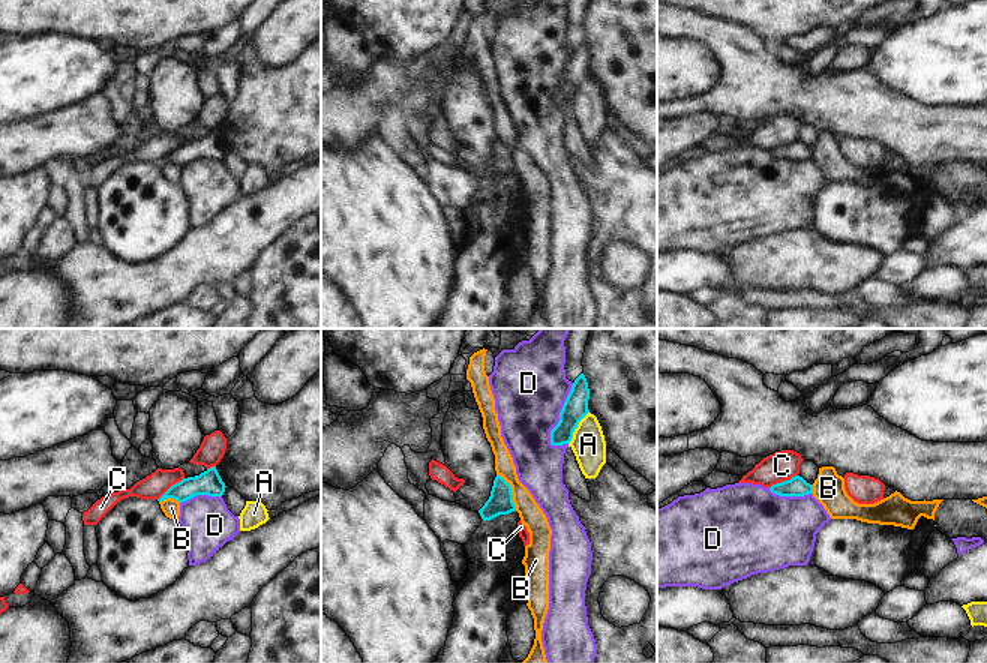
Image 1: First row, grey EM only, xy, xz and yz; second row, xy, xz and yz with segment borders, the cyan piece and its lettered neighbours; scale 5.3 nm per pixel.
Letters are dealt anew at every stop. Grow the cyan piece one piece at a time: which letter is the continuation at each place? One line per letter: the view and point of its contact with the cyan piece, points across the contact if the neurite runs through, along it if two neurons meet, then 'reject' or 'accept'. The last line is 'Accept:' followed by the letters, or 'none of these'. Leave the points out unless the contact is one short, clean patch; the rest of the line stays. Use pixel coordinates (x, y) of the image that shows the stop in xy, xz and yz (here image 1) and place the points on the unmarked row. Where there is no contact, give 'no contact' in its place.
A: xz (576, 90) | reject
B: xz (510, 156) | along xz (497, 137), (510, 150), (516, 174) | reject
C: yz (783, 146) | reject
D: xz (560, 78) | reject
Accept: none of these

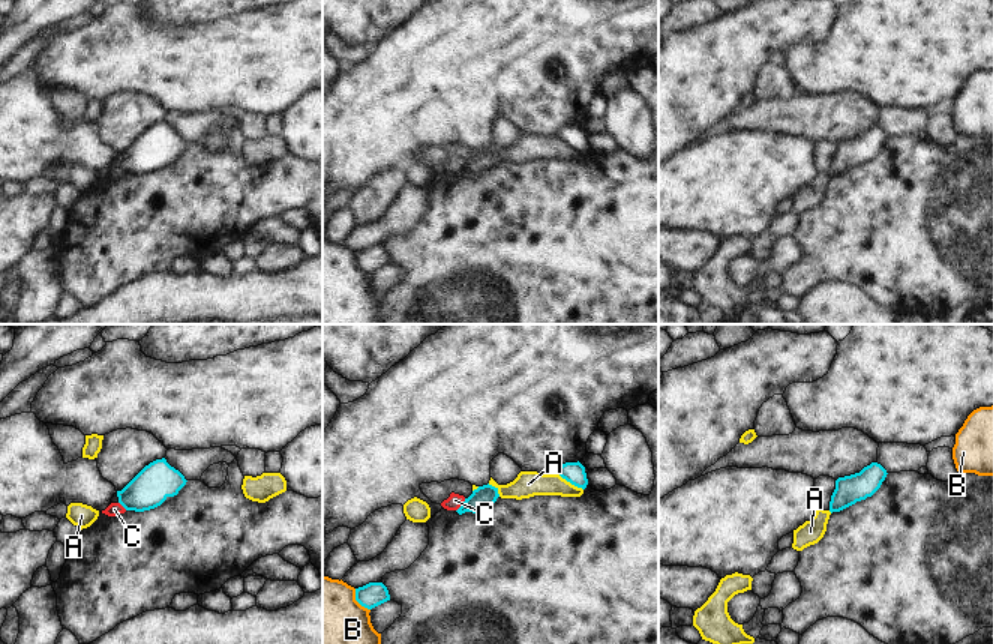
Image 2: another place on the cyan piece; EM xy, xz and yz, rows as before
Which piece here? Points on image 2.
A: xz (570, 146) | reject
B: xz (357, 264) | reject
C: xz (462, 168) | along xz (465, 162), (456, 174) | reject
Accept: none of these

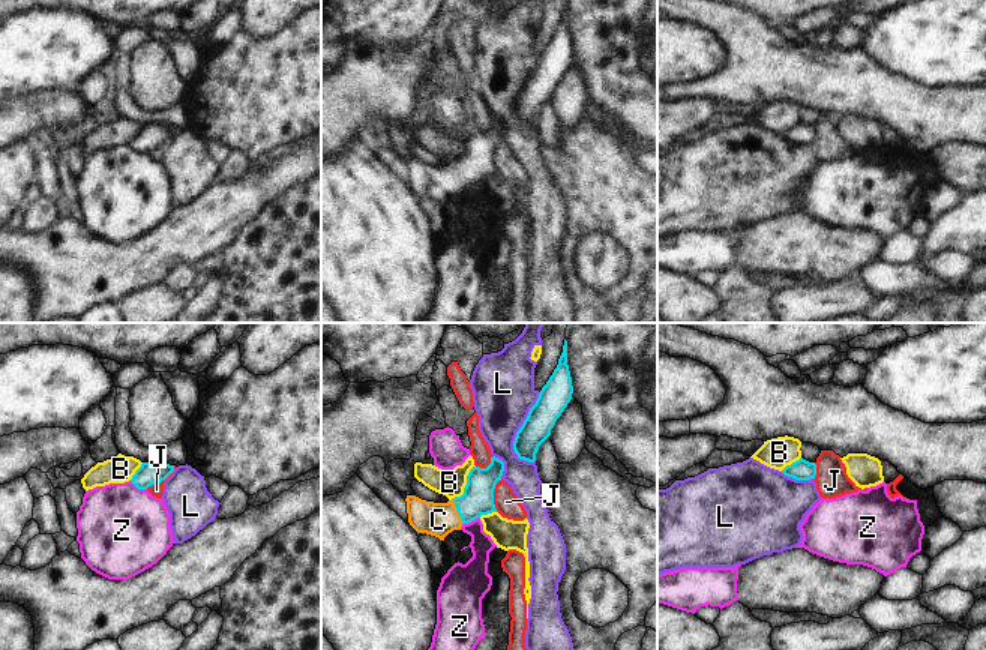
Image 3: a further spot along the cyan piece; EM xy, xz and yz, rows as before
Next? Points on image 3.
B: xz (465, 149) | reject
C: xz (456, 173) | across xz (477, 162), (470, 170), (456, 173), (449, 180), (438, 183) | accept
J: xz (492, 158) | along xz (502, 143), (494, 153), (494, 171), (497, 174) | reject
L: xz (520, 93) | reject
Z: xz (470, 185) | along xz (479, 180), (462, 188) | reject
Accept: C

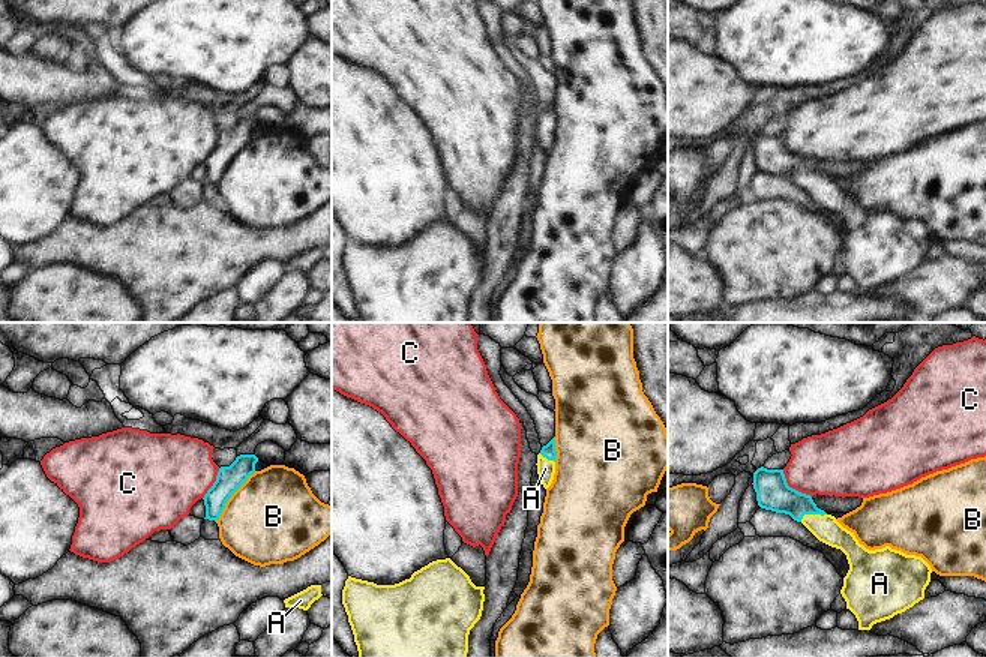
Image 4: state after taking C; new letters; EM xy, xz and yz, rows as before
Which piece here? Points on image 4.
A: yz (812, 177) | across yz (773, 156), (812, 177), (826, 192) | accept
B: xy (231, 158) | reject
C: yz (791, 152) | along yz (782, 134), (790, 150), (811, 161) | reject
Accept: A

